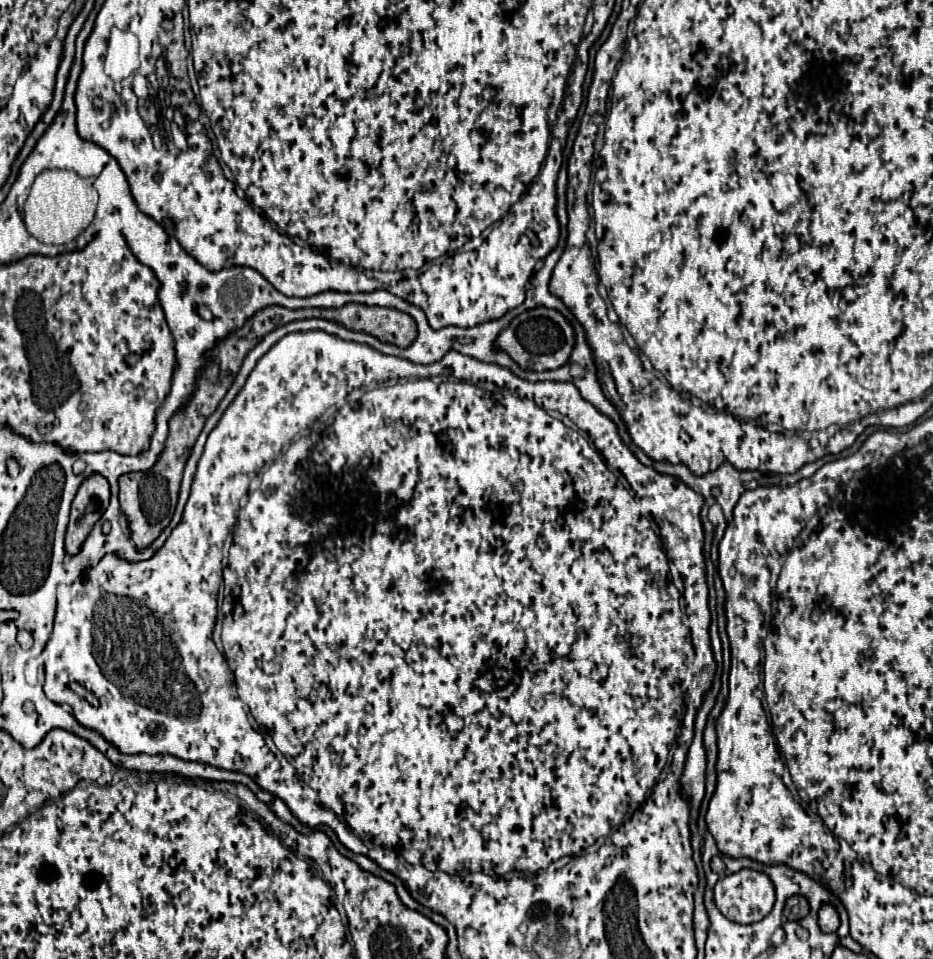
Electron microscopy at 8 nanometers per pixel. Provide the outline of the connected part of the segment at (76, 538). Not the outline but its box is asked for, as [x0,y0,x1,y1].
[66,474,110,556]

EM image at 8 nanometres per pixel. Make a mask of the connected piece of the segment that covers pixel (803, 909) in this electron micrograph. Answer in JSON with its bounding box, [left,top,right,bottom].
[784,896,810,920]

